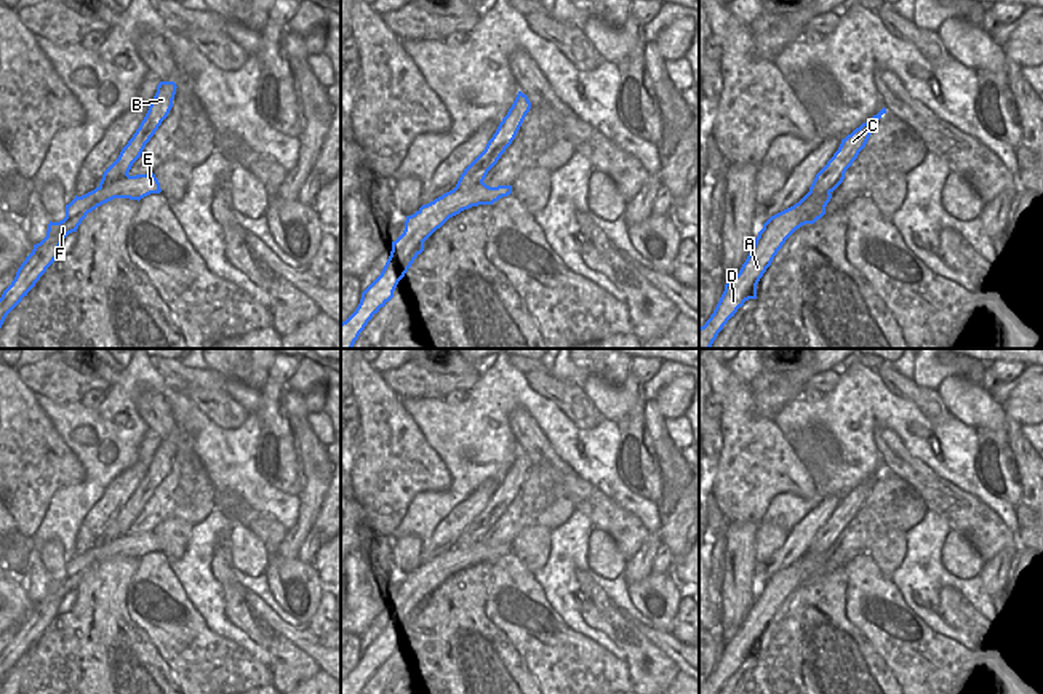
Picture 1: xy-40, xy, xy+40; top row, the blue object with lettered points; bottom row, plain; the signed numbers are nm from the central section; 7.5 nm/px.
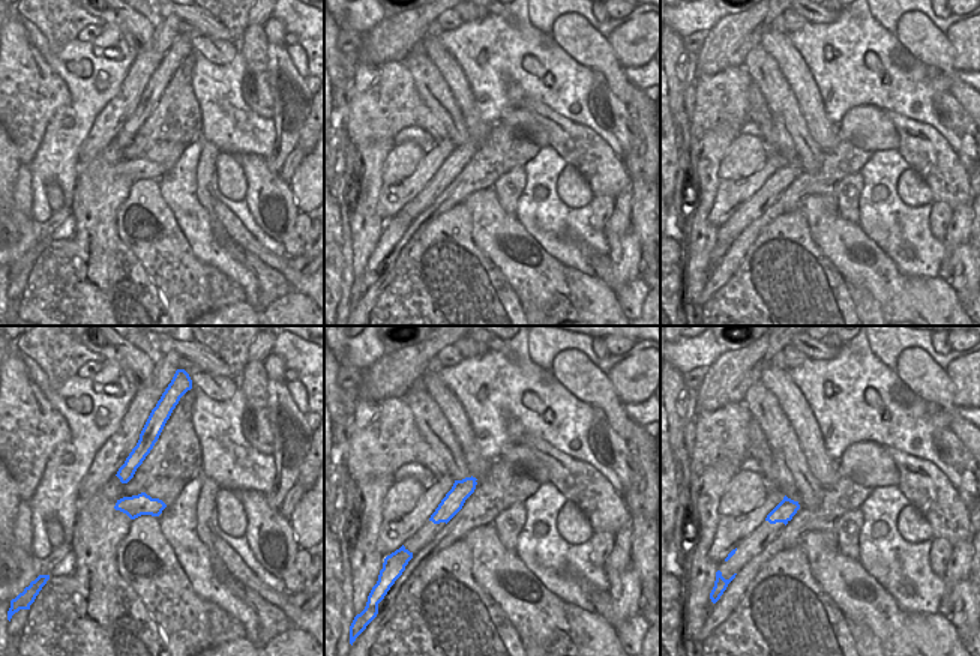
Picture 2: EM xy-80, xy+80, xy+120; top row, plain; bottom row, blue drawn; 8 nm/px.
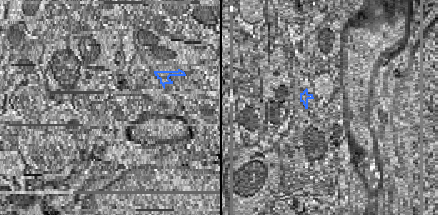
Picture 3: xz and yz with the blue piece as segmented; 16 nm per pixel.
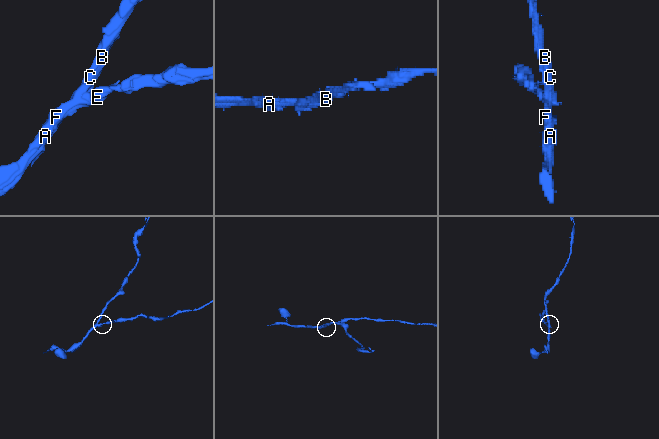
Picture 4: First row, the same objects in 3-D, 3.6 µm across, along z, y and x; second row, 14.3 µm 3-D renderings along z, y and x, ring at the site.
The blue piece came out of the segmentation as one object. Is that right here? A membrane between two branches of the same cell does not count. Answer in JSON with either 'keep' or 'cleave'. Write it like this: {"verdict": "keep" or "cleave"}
{"verdict": "cleave"}

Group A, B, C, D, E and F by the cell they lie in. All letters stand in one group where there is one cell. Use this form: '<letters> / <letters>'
A D E F / B C

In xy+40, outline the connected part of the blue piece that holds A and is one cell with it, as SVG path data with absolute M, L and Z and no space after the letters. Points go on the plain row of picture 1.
M808 550L798 561L771 574L763 582L739 632L731 641L725 643L725 649L713 672L699 686L699 694L718 694L745 659L757 657L757 643L785 598L801 584L814 582L821 577L825 572L825 564L830 556L832 552L816 555Z

